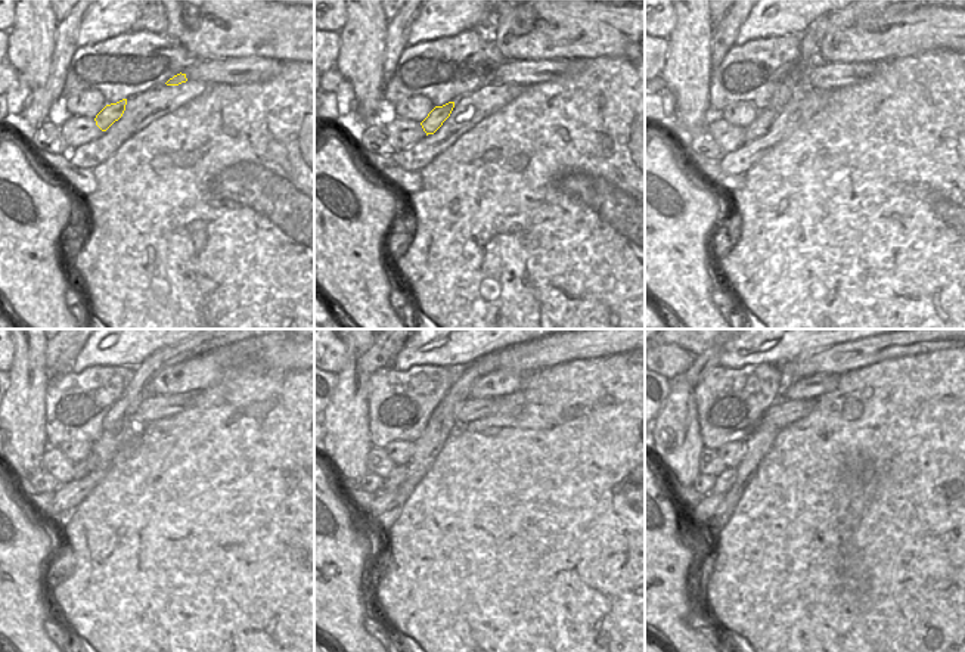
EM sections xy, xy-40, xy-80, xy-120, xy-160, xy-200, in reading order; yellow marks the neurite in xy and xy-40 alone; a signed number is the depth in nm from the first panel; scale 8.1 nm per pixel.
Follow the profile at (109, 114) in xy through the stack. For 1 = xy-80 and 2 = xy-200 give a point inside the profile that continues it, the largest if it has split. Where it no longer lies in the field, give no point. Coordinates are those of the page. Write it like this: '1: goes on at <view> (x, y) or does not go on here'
1: goes on at xy-80 (760, 126)
2: goes on at xy-200 (726, 478)

